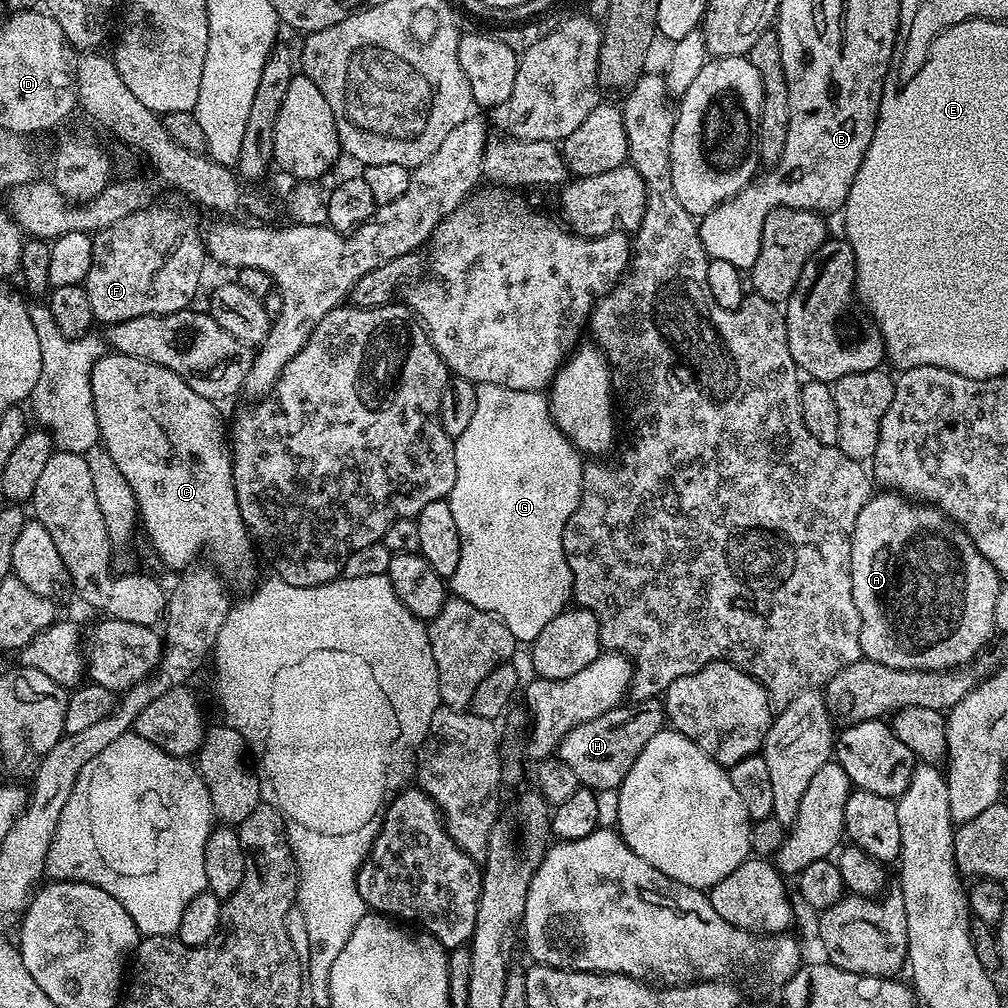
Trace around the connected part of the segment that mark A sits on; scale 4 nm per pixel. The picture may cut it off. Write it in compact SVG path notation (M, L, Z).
M884 490L879 494L873 495L862 506L862 510L854 522L852 545L850 546L852 601L854 606L858 606L860 615L860 651L863 659L880 662L882 666L890 666L898 670L922 670L923 672L943 672L946 668L972 663L994 640L996 632L994 602L997 601L1002 587L999 574L990 566L990 562L986 562L986 558L982 558L982 554L974 546L972 539L953 520L948 519L940 509L933 508L931 504L905 498L891 490Z

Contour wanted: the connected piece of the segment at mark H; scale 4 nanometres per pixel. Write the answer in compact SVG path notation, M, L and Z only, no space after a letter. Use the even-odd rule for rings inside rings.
M659 699L636 702L631 706L633 708L612 708L598 718L590 718L590 722L574 726L574 730L566 733L560 741L558 758L570 766L583 787L600 794L619 789L626 774L630 774L630 766L634 766L638 754L642 754L642 746L646 746L646 742L666 726L664 705Z

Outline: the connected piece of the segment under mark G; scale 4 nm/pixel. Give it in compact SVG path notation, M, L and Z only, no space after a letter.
M497 384L476 385L476 405L474 406L474 418L470 418L470 426L462 430L460 436L455 437L456 446L456 481L454 490L446 499L450 506L450 514L454 514L454 522L458 525L460 535L460 557L458 558L458 570L450 578L450 588L459 599L478 606L478 610L491 612L497 616L510 630L510 634L518 642L531 642L542 634L542 626L569 607L573 599L572 594L572 571L566 562L566 554L562 546L562 534L569 518L580 504L580 493L584 489L584 464L581 453L572 445L571 440L562 431L548 412L548 401L543 391L523 392Z

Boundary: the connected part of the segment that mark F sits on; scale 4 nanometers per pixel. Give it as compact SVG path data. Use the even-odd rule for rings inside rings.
M141 210L130 214L126 218L122 218L118 222L114 222L108 228L103 228L101 232L95 233L92 236L92 264L97 267L95 271L88 271L88 278L86 287L88 290L88 297L90 298L90 310L93 317L97 321L108 320L107 322L119 322L121 320L129 320L135 316L145 315L146 310L163 310L164 312L177 312L182 307L185 307L188 299L191 298L192 292L188 287L196 288L200 284L200 275L204 272L204 264L206 265L206 253L204 251L204 241L201 233L195 232L192 229L192 224L184 216L179 216L176 212L148 212L149 210ZM140 260L149 260L152 265L149 266L148 272L144 269L144 264Z

